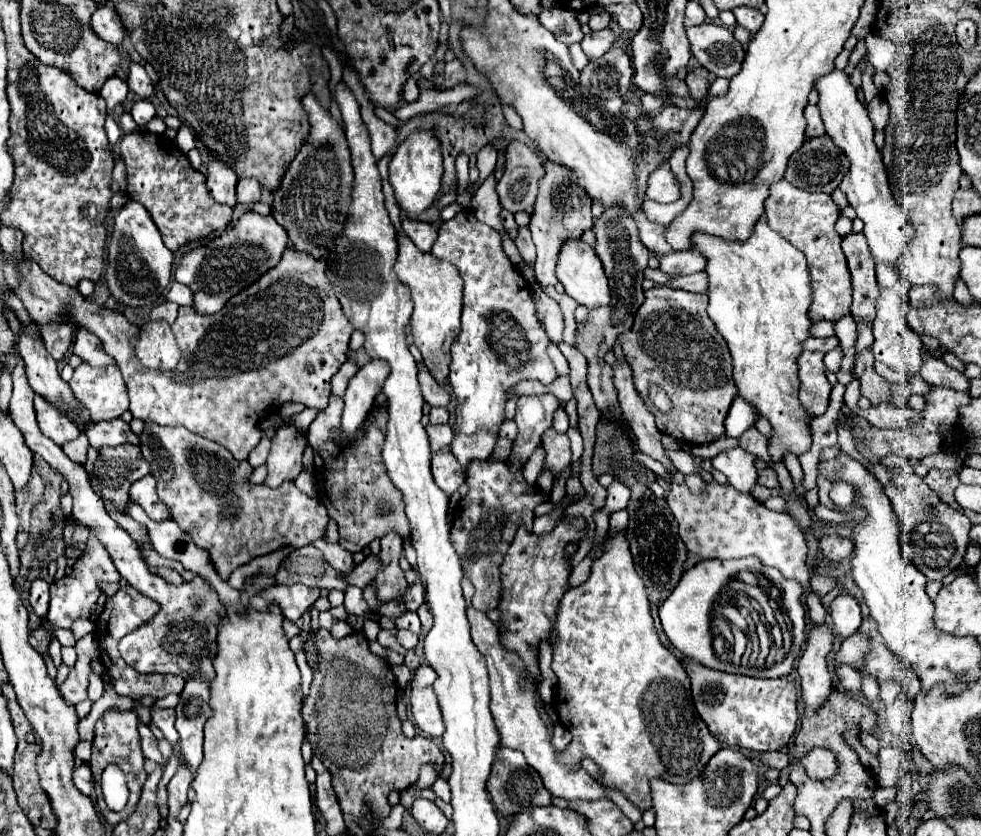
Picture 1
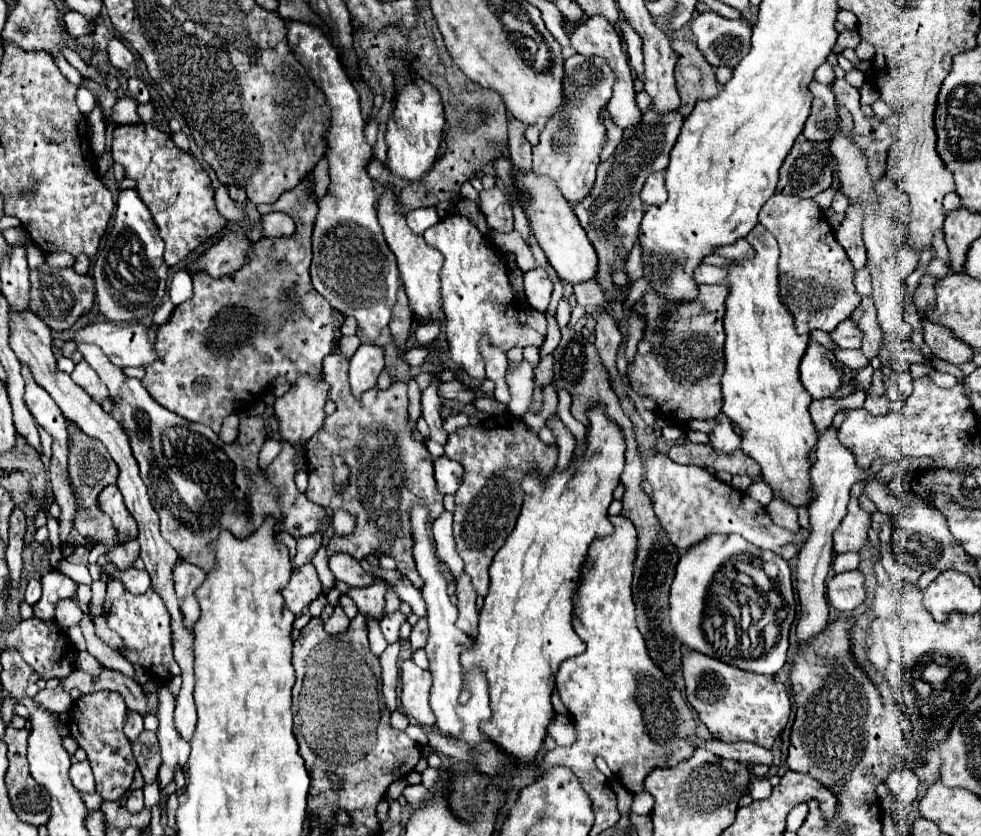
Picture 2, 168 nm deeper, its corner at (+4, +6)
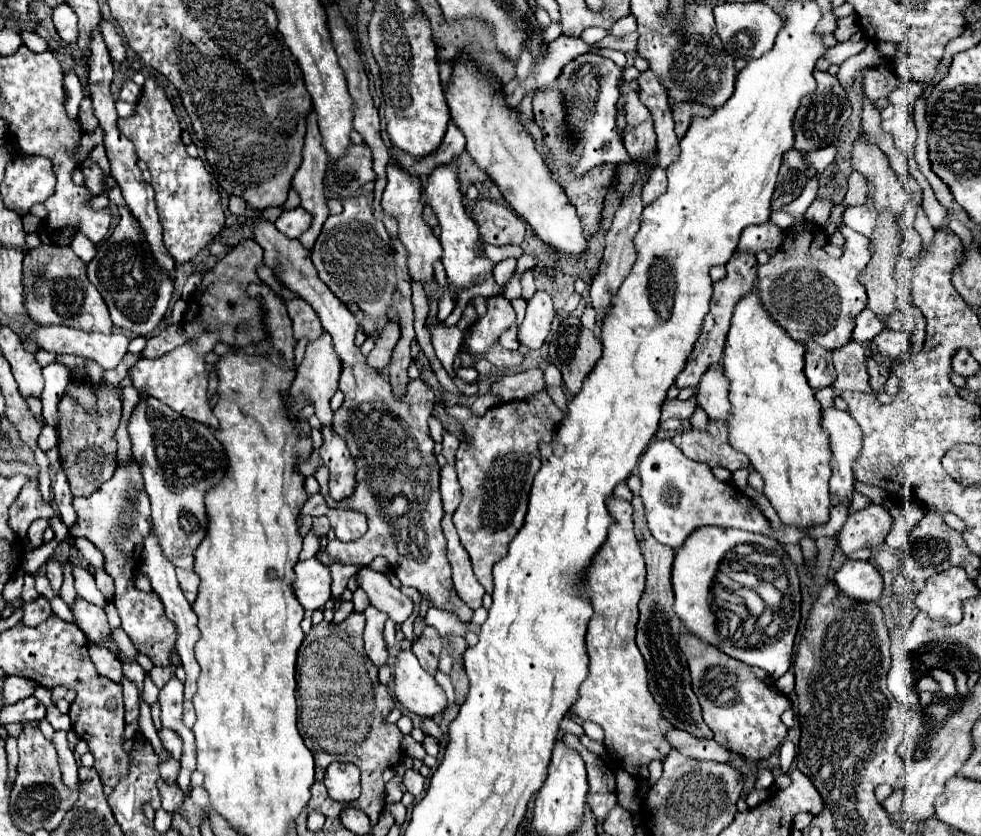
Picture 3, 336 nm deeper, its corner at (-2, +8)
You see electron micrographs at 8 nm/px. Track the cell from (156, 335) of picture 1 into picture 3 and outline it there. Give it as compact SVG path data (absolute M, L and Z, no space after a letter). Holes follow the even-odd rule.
M51 325L35 329L37 345L51 353L71 353L79 357L89 357L97 361L103 369L115 369L121 359L127 355L127 347L131 337L113 327L109 335L105 333L89 333L73 327Z

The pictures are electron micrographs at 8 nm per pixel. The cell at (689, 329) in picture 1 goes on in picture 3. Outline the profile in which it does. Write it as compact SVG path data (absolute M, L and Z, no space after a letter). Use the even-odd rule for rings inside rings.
M735 253L729 263L727 263L727 277L713 283L713 299L711 299L711 309L703 321L703 329L701 329L701 339L695 343L691 355L687 357L687 365L685 369L677 375L675 385L677 389L699 389L699 381L701 377L707 373L709 367L719 367L721 365L721 357L723 357L723 345L725 345L725 337L729 331L729 321L733 317L733 309L737 305L737 301L753 289L755 281L757 281L757 259L751 253Z

